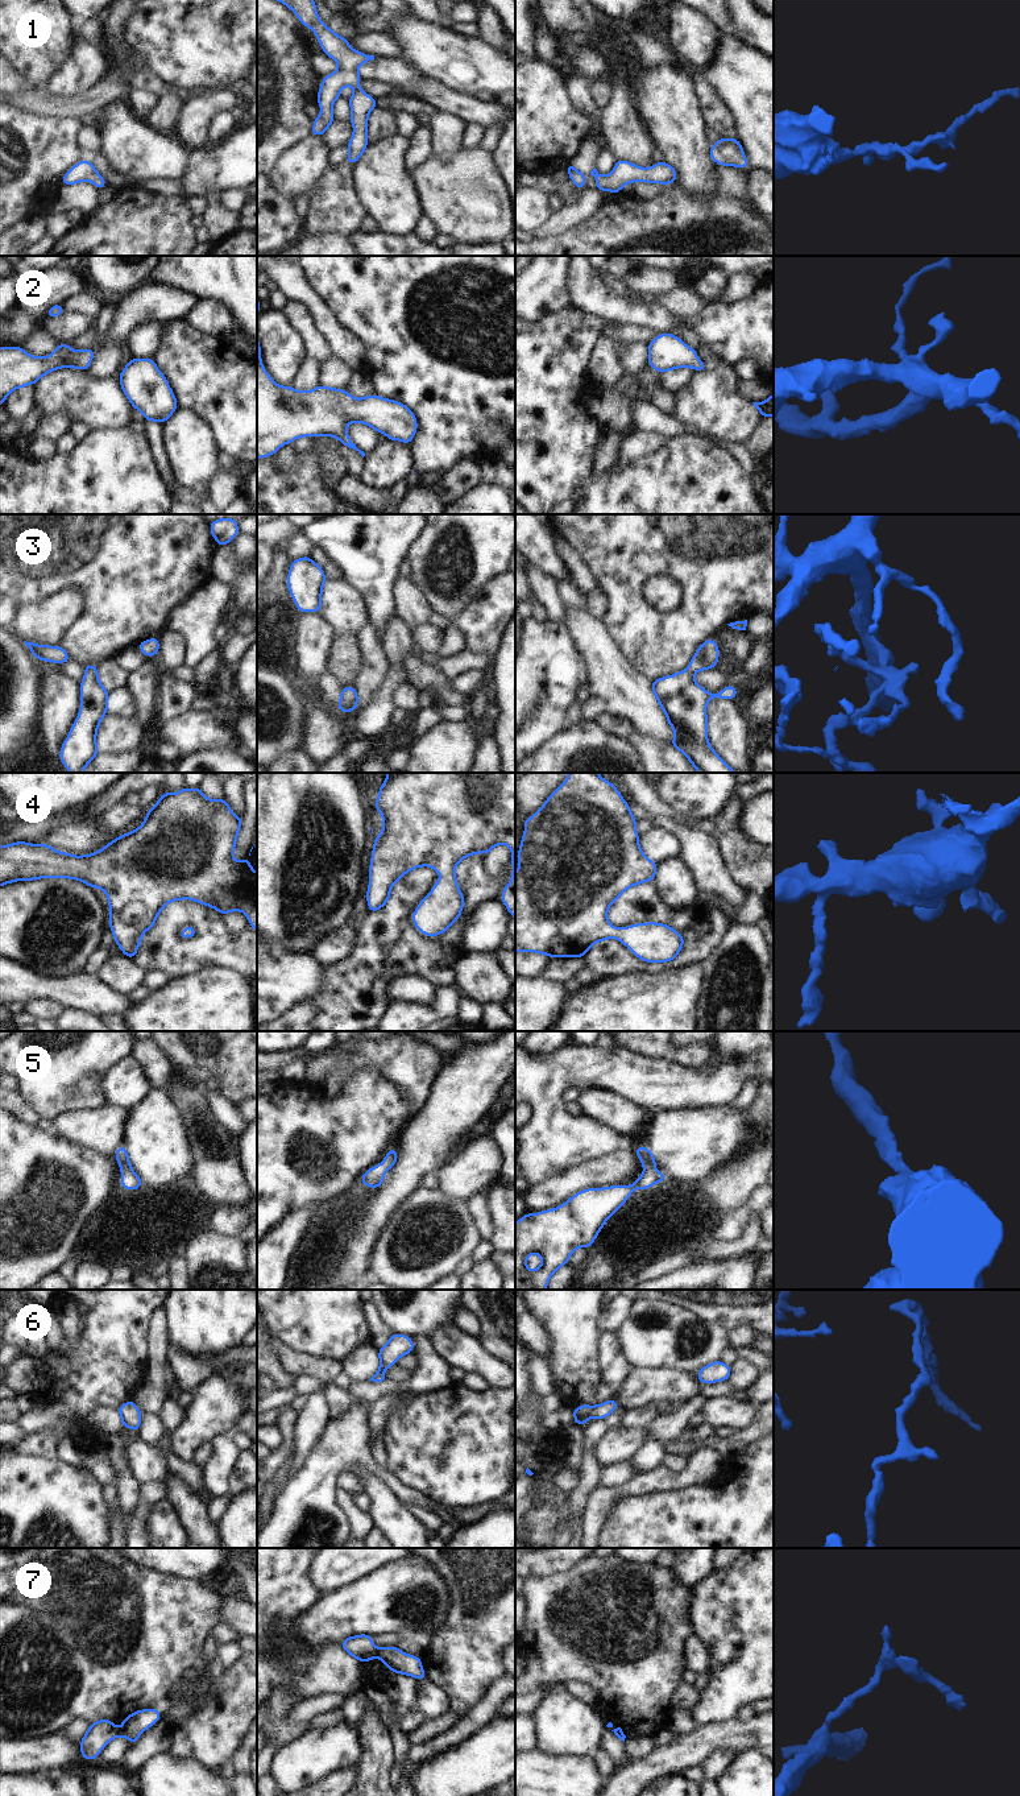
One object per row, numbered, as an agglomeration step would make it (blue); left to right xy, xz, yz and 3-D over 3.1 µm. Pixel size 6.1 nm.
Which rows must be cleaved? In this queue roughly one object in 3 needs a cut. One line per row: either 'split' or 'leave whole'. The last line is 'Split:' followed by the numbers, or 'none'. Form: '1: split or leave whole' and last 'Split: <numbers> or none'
1: leave whole
2: leave whole
3: leave whole
4: leave whole
5: leave whole
6: leave whole
7: split
Split: 7

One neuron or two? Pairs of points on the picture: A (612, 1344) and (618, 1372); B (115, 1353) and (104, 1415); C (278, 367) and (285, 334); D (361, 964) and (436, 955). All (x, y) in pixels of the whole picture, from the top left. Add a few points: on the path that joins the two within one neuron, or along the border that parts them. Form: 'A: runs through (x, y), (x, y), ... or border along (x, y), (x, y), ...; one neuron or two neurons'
A: runs through (612, 1350), (613, 1365); one neuron
B: border along (116, 1407), (95, 1407), (86, 1416), (84, 1422); two neurons
C: runs through (281, 359), (282, 342); one neuron
D: runs through (380, 957), (382, 955), (418, 955); one neuron

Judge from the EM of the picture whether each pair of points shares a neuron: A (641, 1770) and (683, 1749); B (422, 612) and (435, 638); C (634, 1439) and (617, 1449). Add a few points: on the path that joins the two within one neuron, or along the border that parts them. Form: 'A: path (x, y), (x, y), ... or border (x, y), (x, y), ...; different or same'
A: path (651, 1768), (663, 1761), (672, 1759); same
B: border (427, 623), (414, 629); different
C: path (630, 1440), (621, 1445); same

